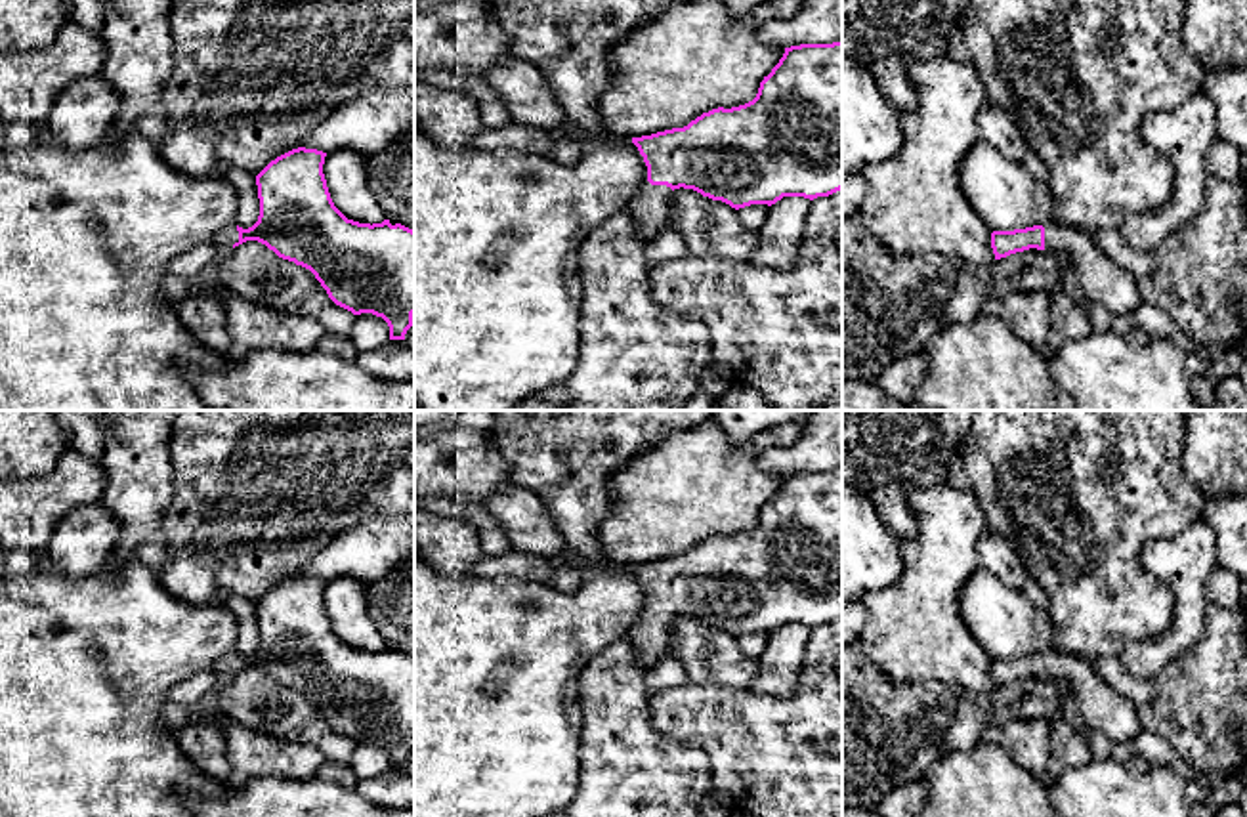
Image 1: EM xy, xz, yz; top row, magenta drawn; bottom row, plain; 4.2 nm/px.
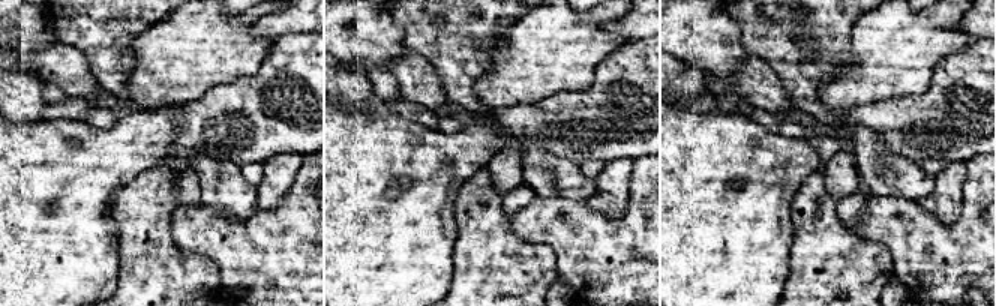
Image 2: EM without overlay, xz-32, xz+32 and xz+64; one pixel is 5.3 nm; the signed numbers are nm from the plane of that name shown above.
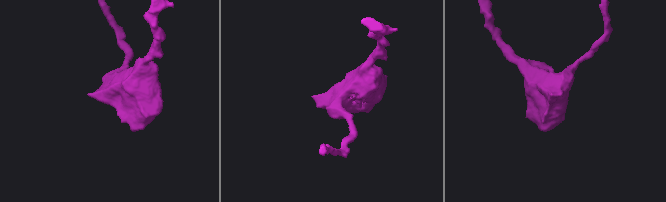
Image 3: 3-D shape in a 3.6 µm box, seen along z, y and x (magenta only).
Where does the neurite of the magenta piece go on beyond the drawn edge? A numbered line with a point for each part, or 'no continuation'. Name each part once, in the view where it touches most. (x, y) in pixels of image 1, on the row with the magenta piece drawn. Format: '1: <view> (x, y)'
1: xz (650, 210)

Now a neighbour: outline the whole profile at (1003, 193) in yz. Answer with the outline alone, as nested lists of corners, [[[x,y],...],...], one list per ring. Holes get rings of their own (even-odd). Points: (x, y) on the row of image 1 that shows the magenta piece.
[[[978,139],[964,155],[961,181],[970,206],[991,231],[1045,227],[1054,221],[1050,187],[985,139]]]

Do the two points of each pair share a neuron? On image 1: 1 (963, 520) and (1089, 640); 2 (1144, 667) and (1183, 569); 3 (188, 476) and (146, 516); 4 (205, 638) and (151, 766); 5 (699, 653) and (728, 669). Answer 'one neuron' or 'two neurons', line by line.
1: two neurons
2: one neuron
3: two neurons
4: one neuron
5: one neuron

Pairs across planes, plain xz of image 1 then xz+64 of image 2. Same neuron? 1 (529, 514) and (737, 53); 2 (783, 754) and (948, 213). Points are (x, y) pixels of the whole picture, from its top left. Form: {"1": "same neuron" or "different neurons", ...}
{"1": "different neurons", "2": "different neurons"}

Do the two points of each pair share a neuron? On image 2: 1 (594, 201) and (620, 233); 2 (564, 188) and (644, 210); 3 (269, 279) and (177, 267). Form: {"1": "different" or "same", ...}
{"1": "different", "2": "different", "3": "different"}

